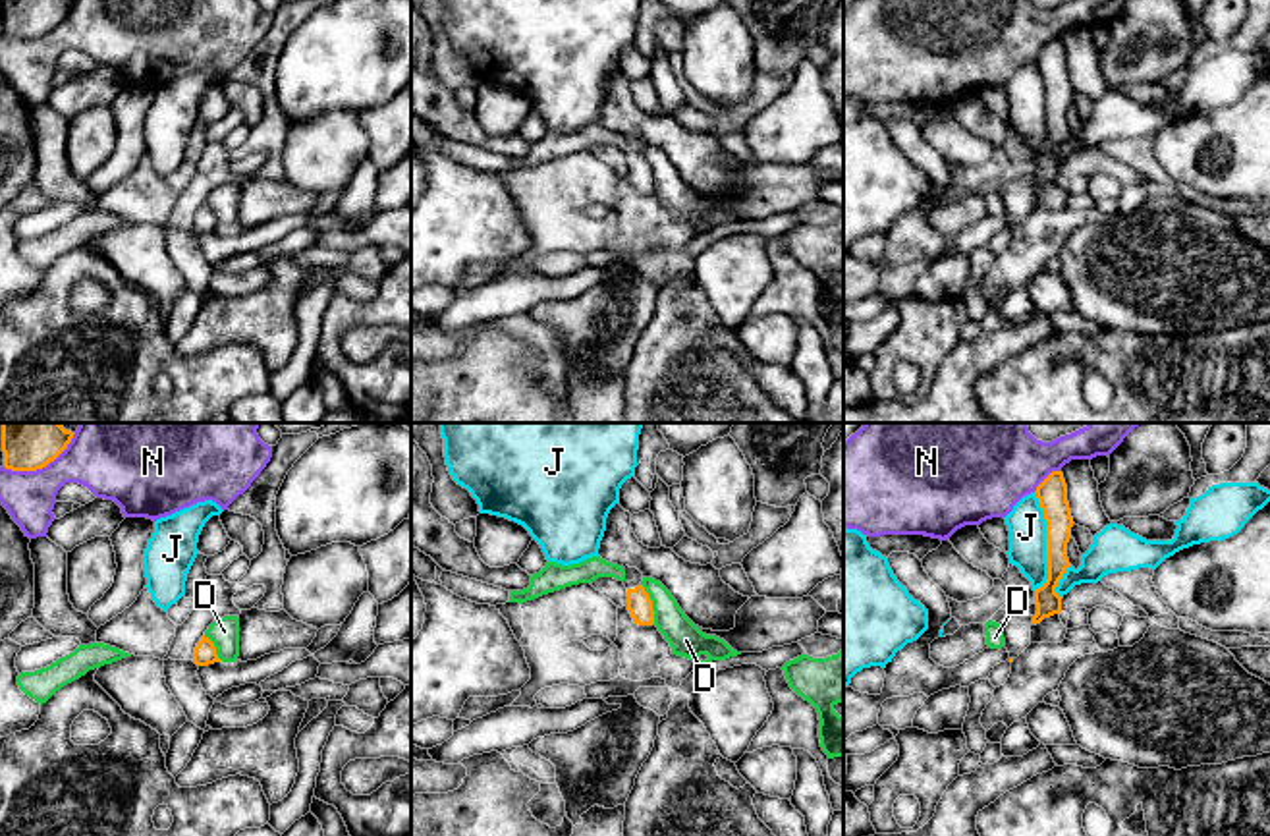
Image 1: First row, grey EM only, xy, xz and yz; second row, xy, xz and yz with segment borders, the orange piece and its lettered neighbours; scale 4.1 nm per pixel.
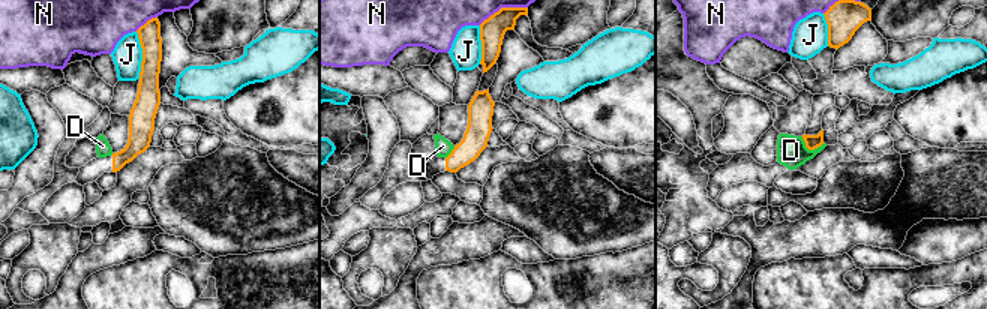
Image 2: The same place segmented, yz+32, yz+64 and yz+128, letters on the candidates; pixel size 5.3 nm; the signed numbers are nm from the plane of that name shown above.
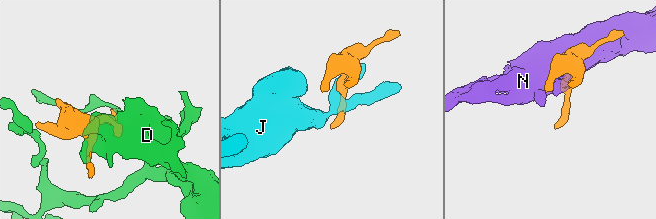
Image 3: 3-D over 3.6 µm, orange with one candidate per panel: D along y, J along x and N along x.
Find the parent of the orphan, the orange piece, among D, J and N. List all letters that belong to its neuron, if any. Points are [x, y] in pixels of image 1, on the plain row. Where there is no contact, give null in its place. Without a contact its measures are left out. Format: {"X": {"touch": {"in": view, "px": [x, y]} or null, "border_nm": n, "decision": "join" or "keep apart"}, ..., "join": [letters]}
{"D": {"touch": {"in": "xz", "px": [651, 170]}, "border_nm": 180, "decision": "keep apart"}, "J": {"touch": {"in": "yz", "px": [1047, 111]}, "border_nm": 420, "decision": "keep apart"}, "N": {"touch": {"in": "xy", "px": [41, 35]}, "border_nm": 340, "decision": "keep apart"}, "join": []}

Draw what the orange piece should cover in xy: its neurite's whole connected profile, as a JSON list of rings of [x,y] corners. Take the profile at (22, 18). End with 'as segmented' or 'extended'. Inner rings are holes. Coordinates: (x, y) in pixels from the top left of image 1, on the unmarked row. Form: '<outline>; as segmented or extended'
[[[2,0],[4,35],[37,39],[54,29],[75,0]]]; as segmented

